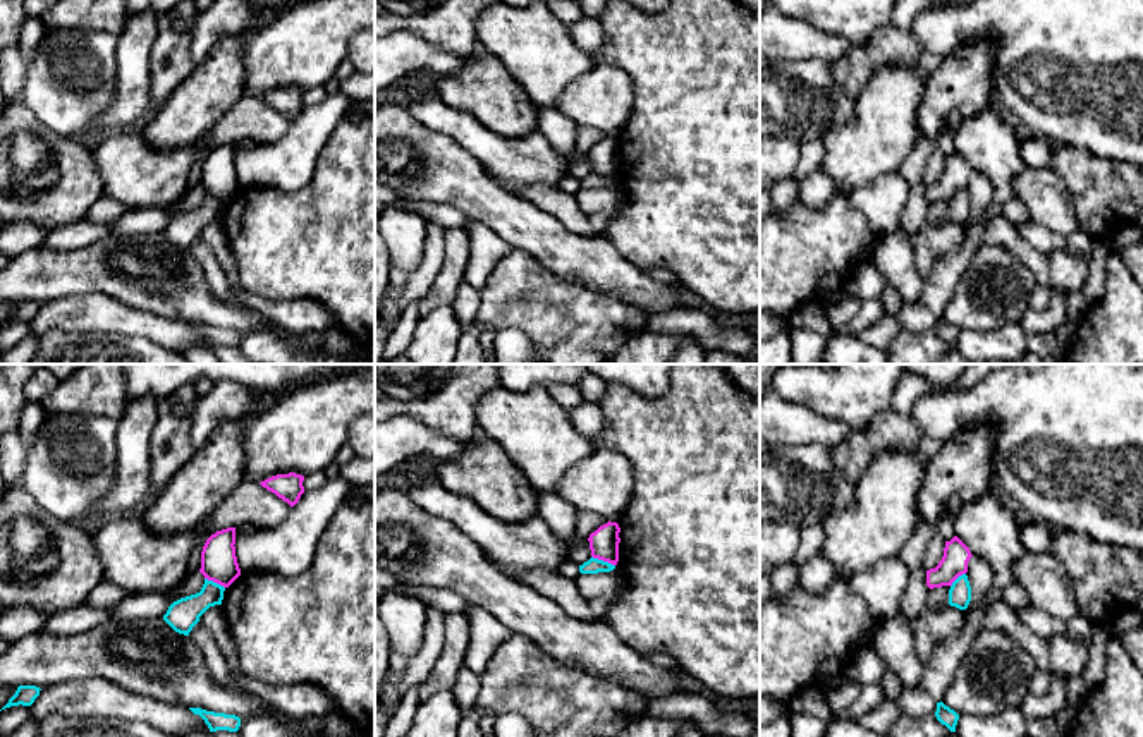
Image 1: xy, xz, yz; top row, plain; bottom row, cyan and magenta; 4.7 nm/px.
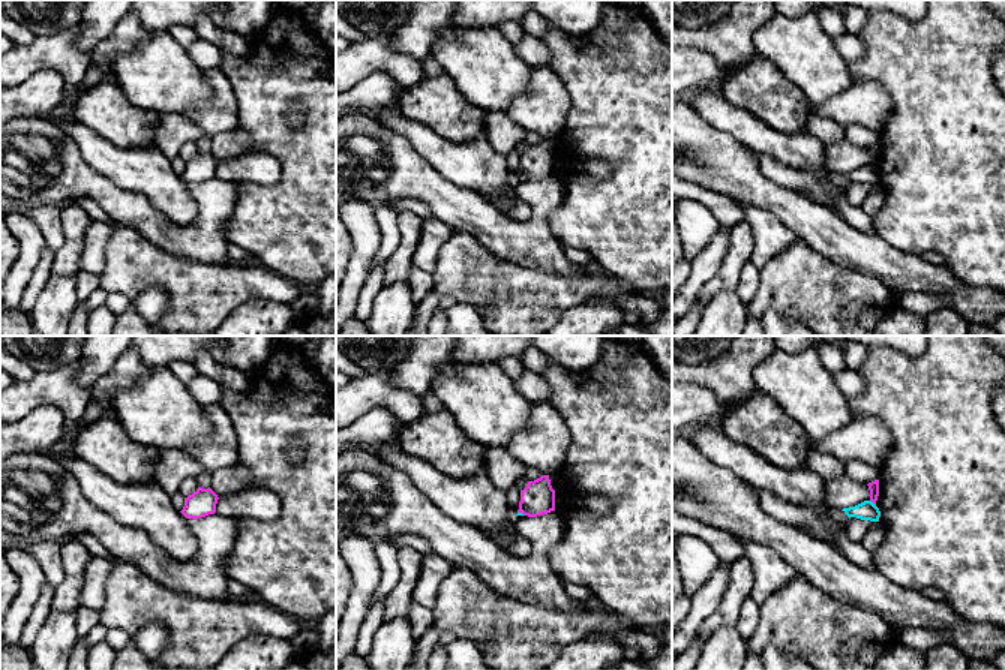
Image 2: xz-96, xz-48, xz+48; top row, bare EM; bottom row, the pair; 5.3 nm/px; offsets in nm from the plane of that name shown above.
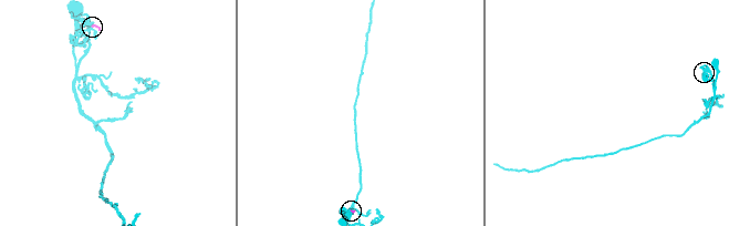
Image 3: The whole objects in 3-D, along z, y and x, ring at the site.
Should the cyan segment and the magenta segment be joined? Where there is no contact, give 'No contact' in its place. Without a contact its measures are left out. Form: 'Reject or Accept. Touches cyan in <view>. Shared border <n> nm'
Reject. Touches cyan in xz. Shared border 120 nm

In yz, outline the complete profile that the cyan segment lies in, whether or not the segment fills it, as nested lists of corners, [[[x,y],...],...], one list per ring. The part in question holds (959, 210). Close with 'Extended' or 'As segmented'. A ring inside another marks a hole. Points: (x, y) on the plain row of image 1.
[[[959,191],[949,204],[949,220],[959,225],[966,225],[971,216],[971,201],[968,191]]]. As segmented

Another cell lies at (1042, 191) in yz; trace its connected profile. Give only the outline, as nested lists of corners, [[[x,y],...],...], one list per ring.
[[[1024,165],[1012,179],[1012,196],[1024,204],[1031,222],[1050,232],[1062,237],[1079,232],[1069,191],[1050,167]]]

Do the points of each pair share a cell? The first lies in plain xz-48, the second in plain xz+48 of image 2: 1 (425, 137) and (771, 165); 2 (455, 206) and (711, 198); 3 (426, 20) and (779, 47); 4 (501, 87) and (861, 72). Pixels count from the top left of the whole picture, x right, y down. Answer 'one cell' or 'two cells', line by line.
1: two cells
2: two cells
3: two cells
4: two cells

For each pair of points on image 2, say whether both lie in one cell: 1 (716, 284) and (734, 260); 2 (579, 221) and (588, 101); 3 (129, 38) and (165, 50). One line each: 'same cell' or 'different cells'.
1: same cell
2: same cell
3: different cells

